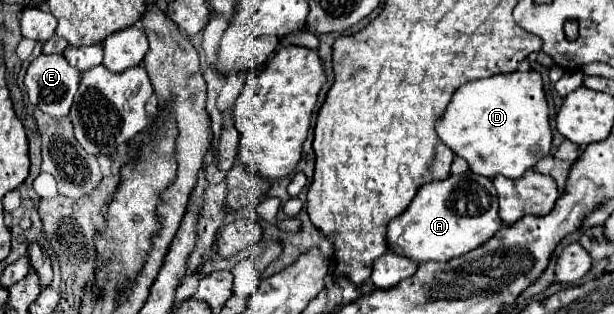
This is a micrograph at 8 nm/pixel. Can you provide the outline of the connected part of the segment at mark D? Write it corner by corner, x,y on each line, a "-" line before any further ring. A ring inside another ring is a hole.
513,71
491,75
487,79
469,81
457,89
445,115
437,121
437,133
447,147
451,147
459,157
463,157
471,171
493,179
495,175
505,175
509,179
519,179
525,171
533,169
535,163
551,153
551,125
549,125
549,105
543,91
543,77
537,71

